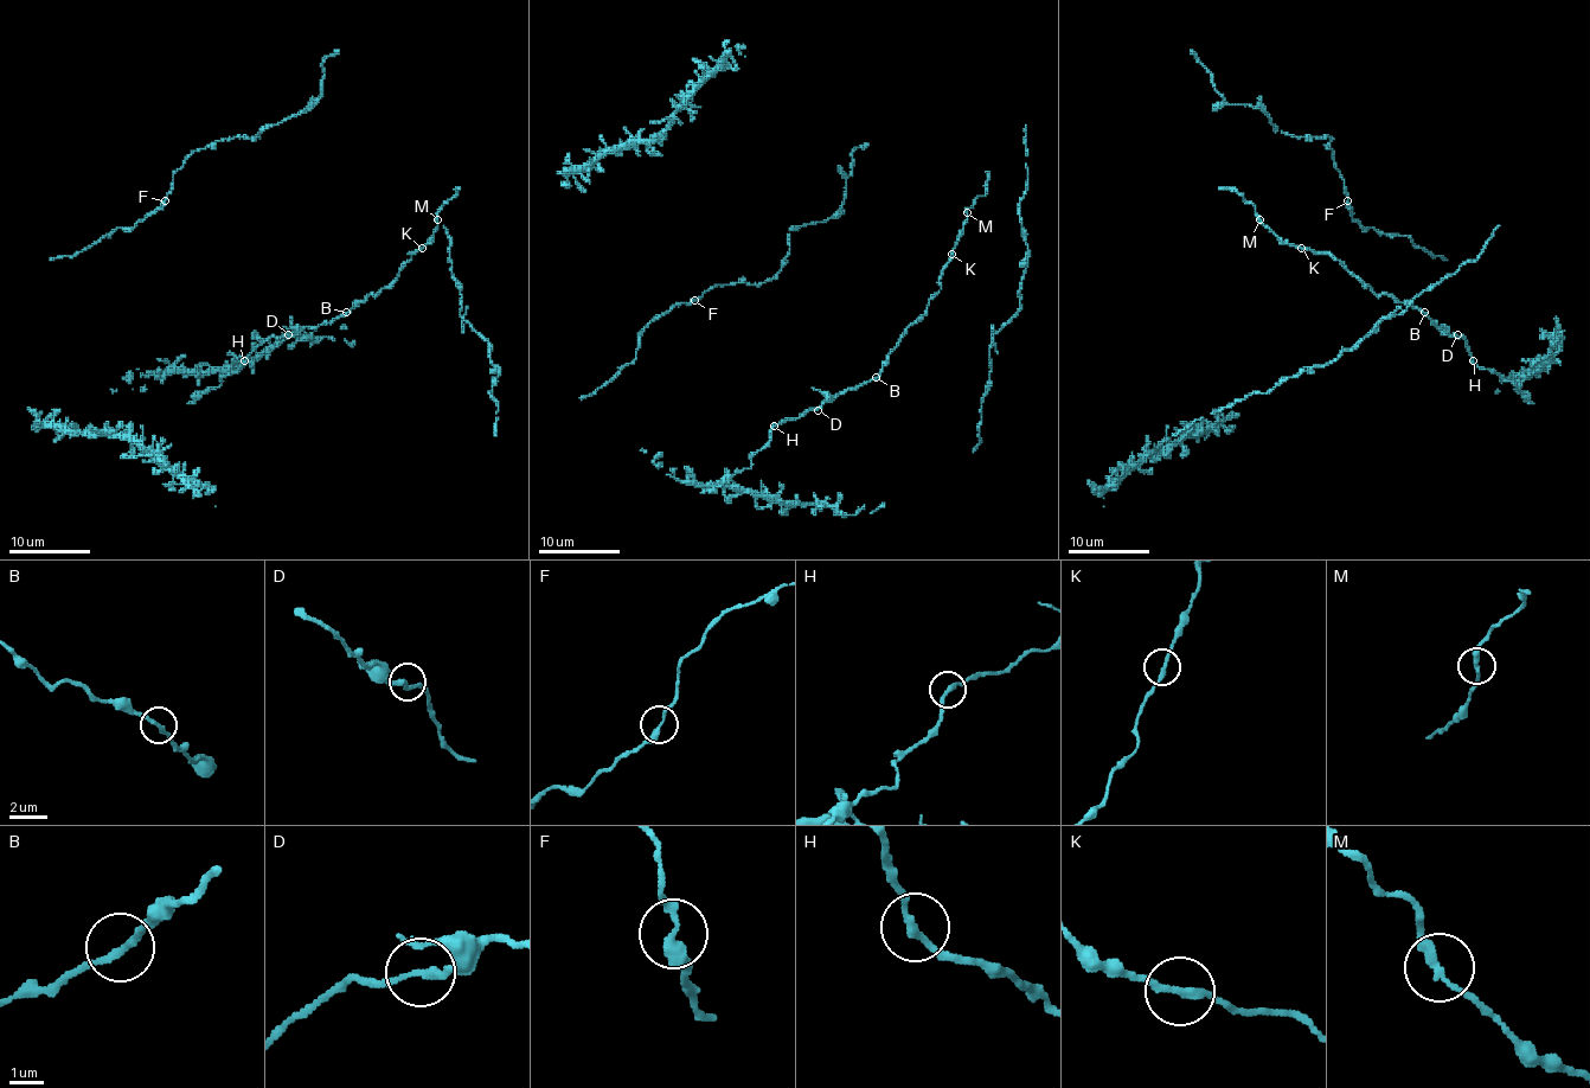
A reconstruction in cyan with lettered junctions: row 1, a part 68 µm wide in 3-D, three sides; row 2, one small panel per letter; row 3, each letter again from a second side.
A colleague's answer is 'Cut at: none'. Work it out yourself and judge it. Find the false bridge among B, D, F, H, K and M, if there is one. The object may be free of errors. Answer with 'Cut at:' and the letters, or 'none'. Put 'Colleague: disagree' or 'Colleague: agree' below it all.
Cut at: none
Colleague: agree

